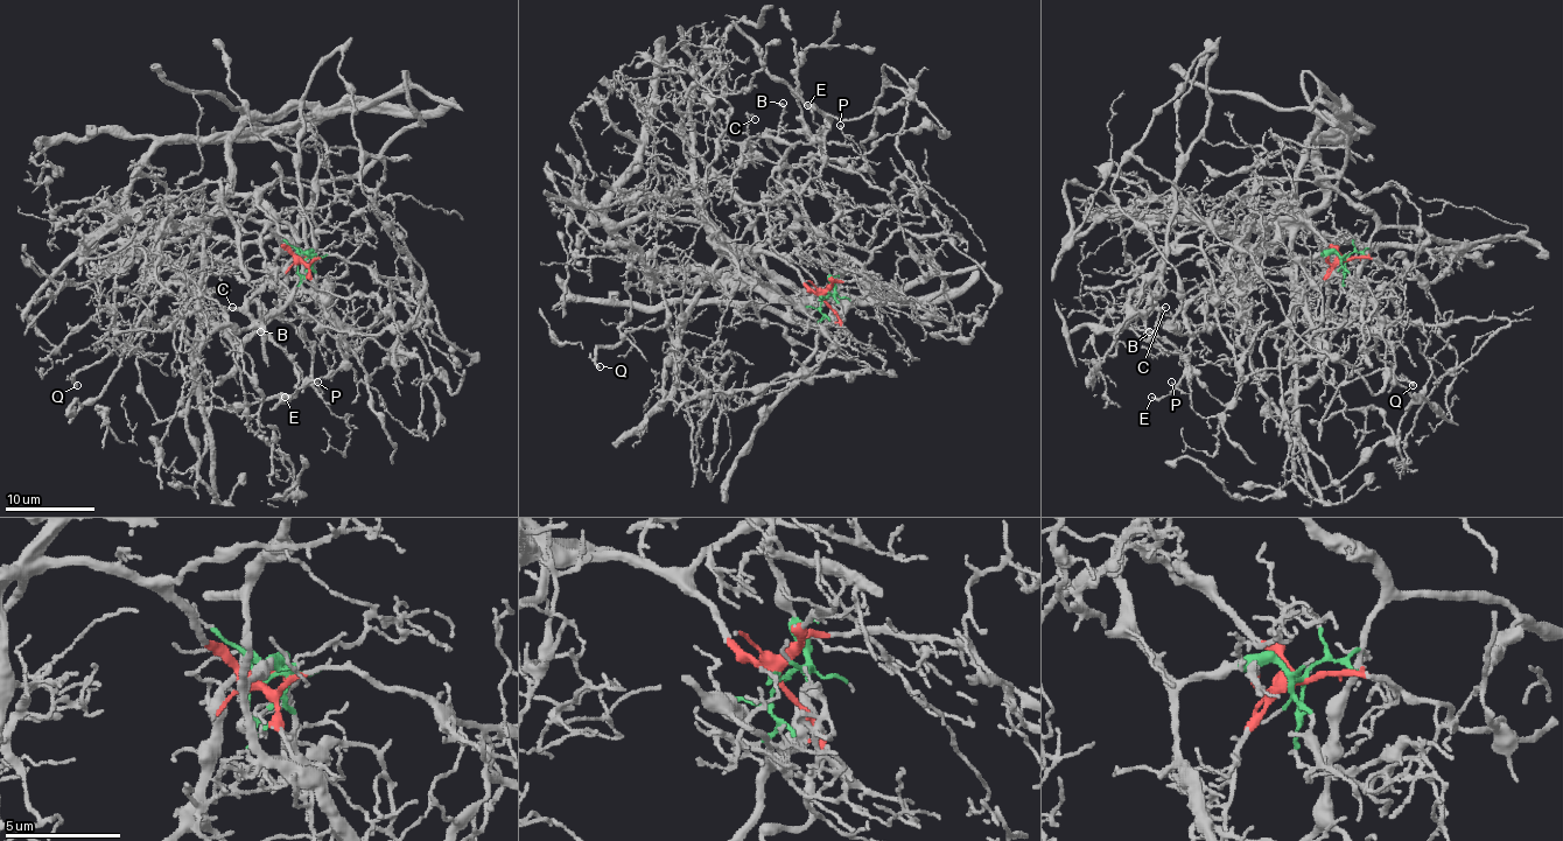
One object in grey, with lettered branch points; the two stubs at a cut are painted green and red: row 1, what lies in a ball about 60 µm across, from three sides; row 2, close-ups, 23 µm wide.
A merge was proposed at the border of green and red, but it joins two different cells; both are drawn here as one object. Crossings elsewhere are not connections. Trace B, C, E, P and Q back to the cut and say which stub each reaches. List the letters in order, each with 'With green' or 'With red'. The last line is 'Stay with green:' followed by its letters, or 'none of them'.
B: With green
C: With green
E: With green
P: With green
Q: With red
Stay with green: B, C, E, P

